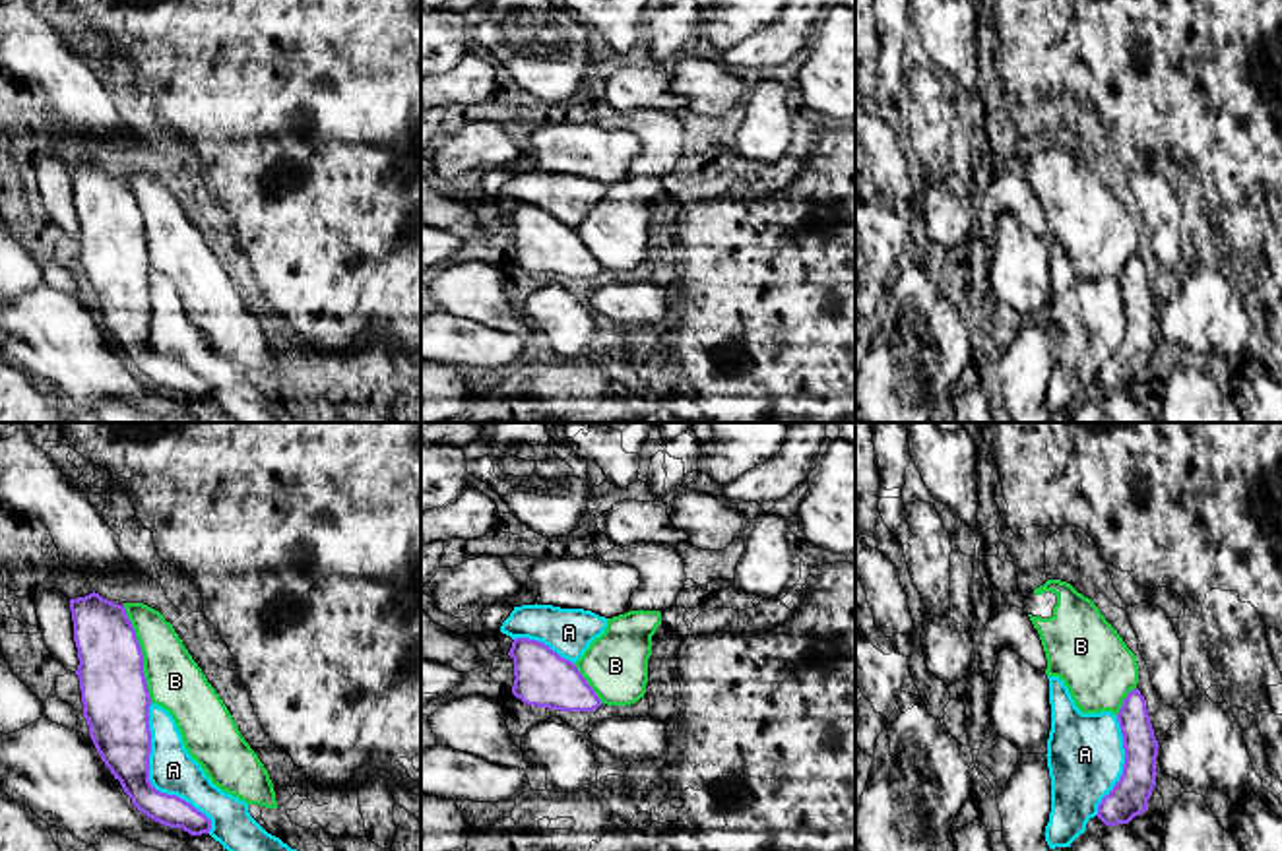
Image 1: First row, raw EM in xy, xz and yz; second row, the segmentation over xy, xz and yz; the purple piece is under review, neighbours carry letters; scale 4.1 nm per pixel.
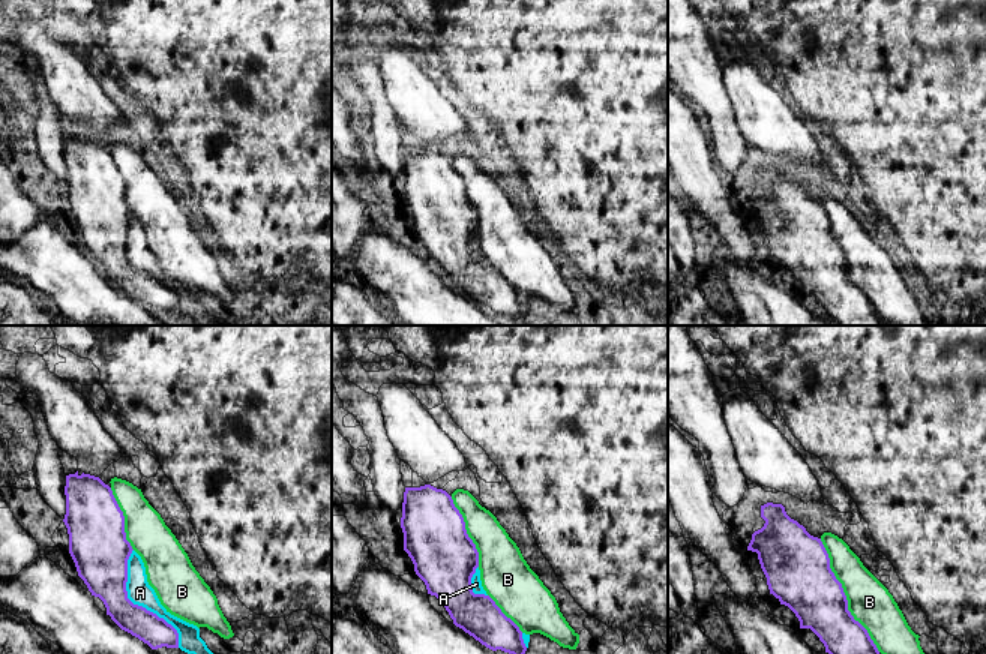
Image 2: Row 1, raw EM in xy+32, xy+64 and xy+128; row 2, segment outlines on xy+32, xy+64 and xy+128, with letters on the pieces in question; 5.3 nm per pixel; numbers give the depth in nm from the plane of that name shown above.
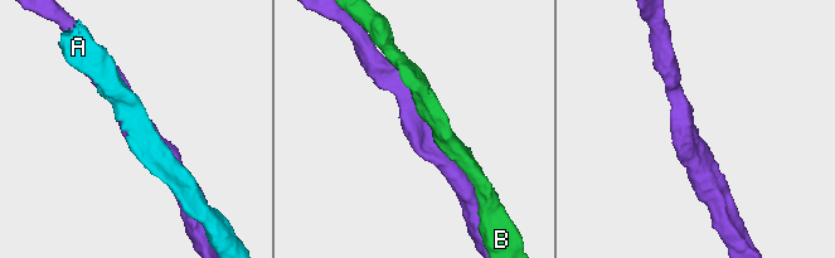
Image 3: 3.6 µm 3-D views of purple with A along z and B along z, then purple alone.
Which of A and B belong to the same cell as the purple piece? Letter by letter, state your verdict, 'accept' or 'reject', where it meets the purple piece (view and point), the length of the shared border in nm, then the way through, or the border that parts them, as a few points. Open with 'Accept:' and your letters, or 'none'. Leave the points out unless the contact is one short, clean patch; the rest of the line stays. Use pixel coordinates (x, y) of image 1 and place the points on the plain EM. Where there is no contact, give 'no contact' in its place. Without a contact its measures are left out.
Accept: none
A: reject | xy (148, 344) | 600 nm
B: reject | xy (142, 220) | 420 nm

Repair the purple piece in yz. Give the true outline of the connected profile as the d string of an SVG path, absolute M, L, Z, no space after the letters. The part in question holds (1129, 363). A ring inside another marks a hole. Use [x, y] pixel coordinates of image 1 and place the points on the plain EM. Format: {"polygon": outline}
{"polygon": "M1138 254L1131 256L1117 279L1123 300L1125 330L1119 347L1098 370L1098 384L1106 392L1129 390L1148 376L1156 353L1158 306Z"}

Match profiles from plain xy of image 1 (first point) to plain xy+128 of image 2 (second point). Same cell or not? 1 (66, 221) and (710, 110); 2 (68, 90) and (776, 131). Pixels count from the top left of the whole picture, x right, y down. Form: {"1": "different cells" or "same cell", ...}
{"1": "same cell", "2": "same cell"}

